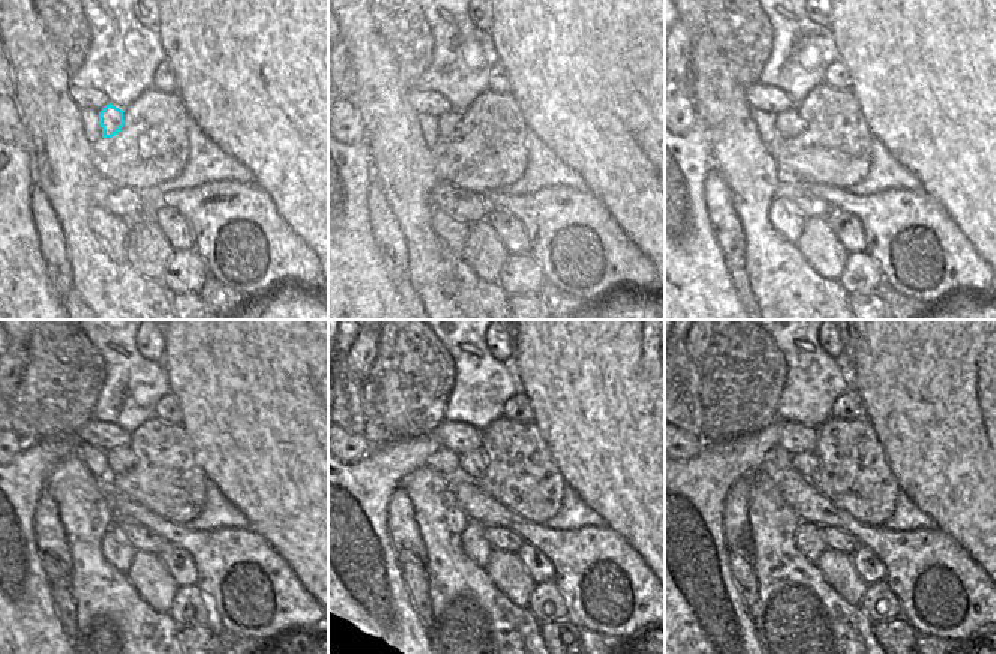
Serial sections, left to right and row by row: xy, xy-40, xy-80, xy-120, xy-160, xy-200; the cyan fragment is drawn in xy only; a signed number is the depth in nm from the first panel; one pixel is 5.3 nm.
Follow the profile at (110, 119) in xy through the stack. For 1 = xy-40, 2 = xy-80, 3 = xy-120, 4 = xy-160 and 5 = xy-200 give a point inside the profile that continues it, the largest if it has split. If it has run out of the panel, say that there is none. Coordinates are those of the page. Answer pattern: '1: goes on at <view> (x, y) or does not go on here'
1: goes on at xy-40 (450, 123)
2: goes on at xy-80 (789, 125)
3: goes on at xy-120 (120, 459)
4: goes on at xy-160 (473, 464)
5: goes on at xy-200 (807, 464)

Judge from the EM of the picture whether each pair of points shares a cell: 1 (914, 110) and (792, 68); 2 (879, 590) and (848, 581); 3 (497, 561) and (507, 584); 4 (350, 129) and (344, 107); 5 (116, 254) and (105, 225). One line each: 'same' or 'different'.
1: different
2: different
3: same
4: same
5: same

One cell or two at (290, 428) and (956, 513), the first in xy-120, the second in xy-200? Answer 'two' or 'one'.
one

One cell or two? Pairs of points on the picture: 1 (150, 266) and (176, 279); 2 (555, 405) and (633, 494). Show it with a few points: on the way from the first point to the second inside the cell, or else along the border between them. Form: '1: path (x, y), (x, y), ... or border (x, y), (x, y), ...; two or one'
1: border (174, 252), (161, 281); two
2: path (578, 428), (621, 471); one

